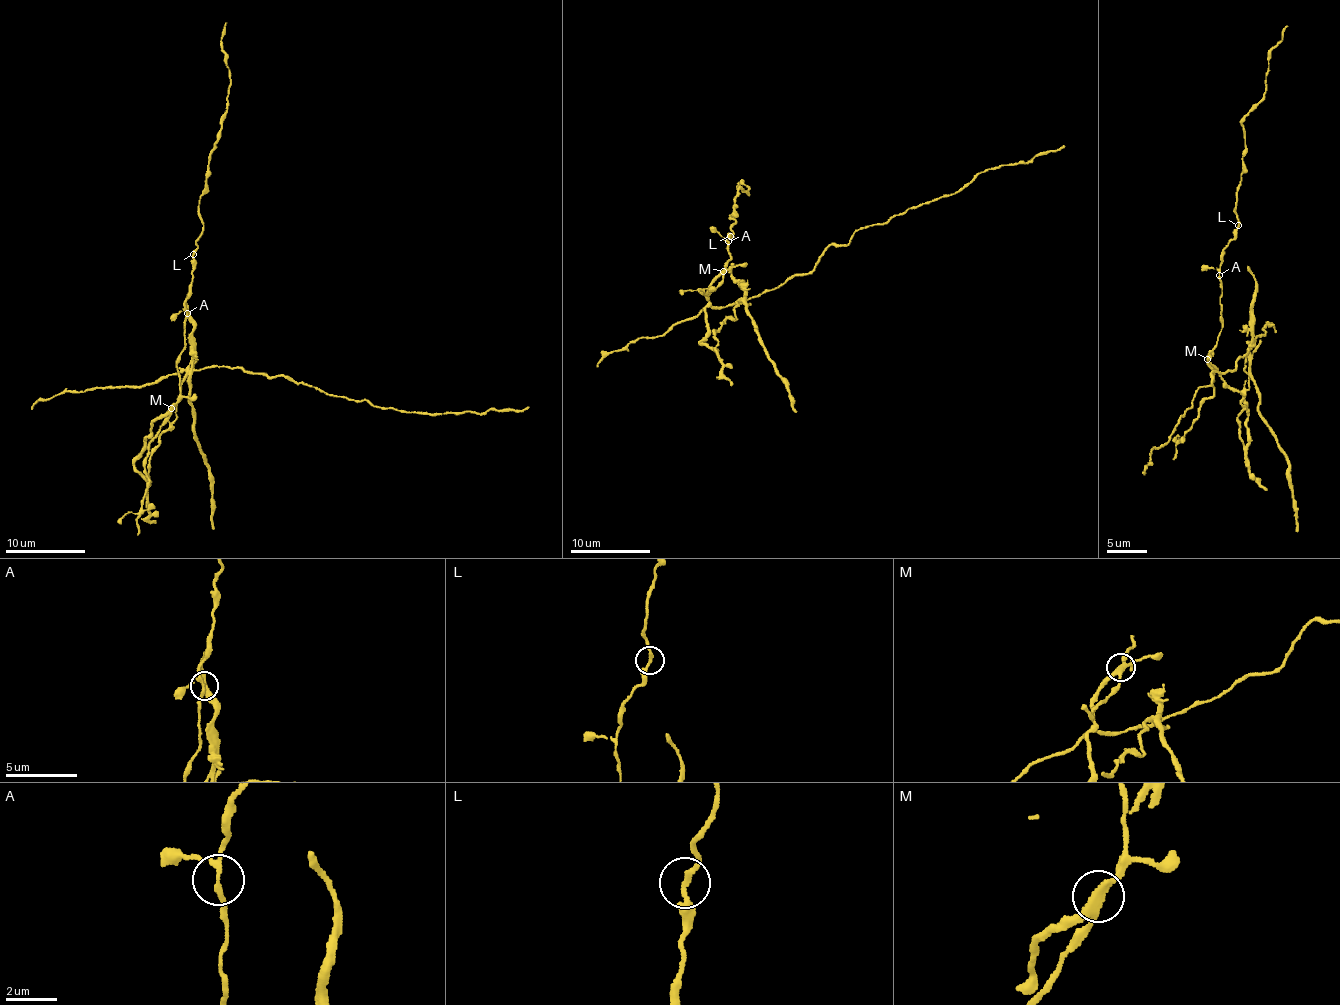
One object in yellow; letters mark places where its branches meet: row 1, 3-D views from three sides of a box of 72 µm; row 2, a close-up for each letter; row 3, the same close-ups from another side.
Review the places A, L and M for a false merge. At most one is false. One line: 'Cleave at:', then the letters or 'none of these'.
Cleave at: M

